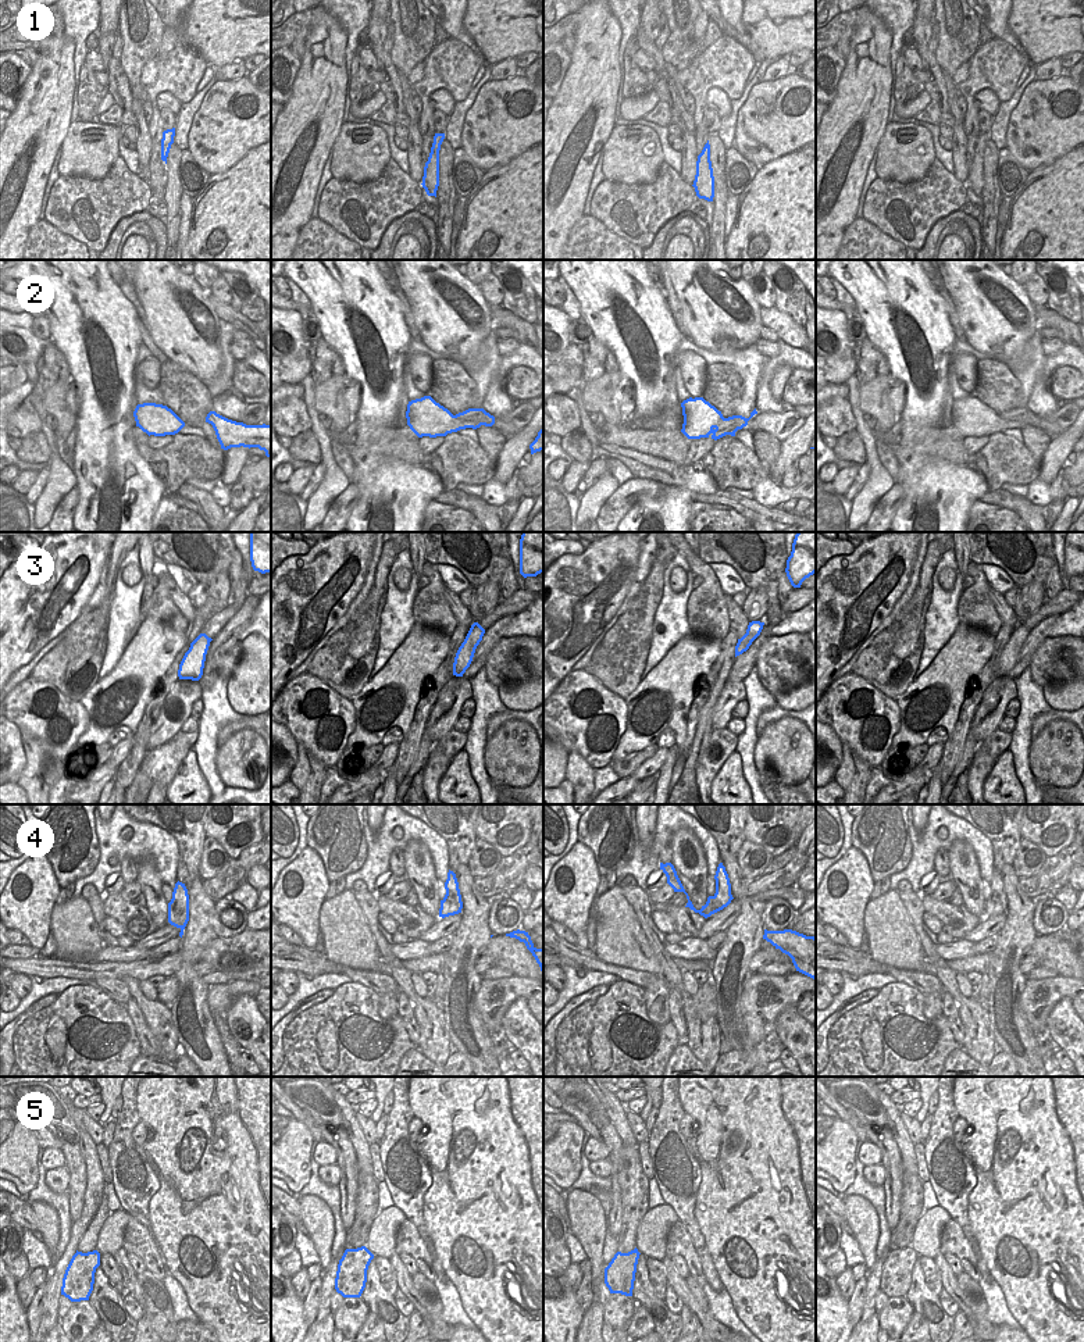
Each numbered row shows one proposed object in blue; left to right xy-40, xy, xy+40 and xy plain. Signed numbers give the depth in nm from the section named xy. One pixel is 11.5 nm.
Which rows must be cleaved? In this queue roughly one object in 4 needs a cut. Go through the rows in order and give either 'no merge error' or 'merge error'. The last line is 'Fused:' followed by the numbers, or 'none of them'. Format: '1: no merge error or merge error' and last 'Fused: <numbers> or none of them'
1: no merge error
2: no merge error
3: no merge error
4: merge error
5: merge error
Fused: 4, 5

